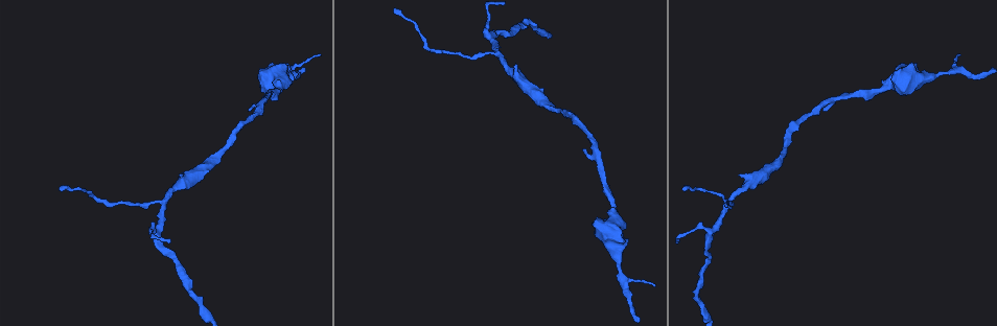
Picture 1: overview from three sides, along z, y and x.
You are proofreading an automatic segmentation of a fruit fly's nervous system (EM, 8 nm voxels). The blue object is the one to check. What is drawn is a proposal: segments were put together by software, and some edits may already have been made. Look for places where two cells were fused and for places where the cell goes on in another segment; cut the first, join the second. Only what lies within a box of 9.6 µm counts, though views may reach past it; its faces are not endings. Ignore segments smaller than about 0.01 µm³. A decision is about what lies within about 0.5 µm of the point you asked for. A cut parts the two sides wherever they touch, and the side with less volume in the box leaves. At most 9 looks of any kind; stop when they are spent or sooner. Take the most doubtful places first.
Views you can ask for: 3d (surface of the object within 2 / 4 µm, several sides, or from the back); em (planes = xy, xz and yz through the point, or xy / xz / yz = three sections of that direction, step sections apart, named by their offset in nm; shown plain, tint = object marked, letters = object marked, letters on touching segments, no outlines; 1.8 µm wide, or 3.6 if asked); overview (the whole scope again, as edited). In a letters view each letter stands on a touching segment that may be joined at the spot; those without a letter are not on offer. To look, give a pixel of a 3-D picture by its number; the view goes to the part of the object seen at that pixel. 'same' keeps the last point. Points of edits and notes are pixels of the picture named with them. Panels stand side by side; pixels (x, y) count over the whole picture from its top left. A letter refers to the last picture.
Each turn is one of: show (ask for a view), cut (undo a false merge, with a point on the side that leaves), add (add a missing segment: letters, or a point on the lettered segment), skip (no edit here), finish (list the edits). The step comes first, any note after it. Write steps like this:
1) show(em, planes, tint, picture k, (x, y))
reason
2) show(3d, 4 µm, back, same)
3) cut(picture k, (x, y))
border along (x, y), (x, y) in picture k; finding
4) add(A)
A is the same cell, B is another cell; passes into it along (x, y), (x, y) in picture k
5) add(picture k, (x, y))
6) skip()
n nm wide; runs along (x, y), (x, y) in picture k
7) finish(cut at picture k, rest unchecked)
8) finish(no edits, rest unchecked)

show(3d, 4 µm, picture 1, (62, 190))
tapers out

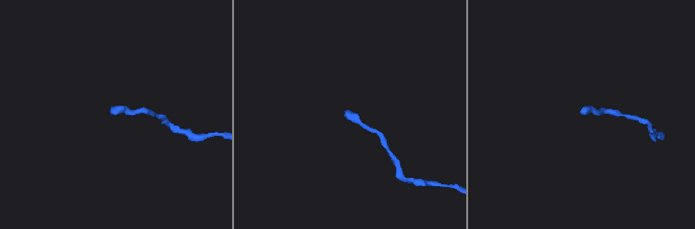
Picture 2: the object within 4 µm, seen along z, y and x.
show(em, xz, step 16, letters, picture 2, (345, 112))
now the EM

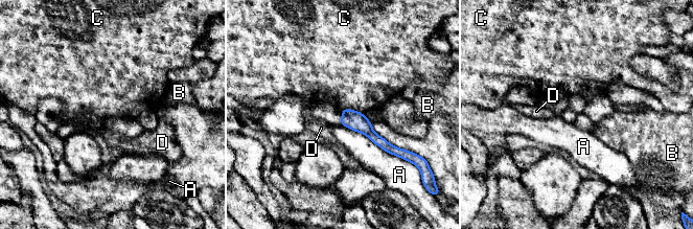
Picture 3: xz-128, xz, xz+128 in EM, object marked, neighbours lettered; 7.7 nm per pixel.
skip()
150 nm wide; A, B, C and D are other cells; border along (342, 110), (352, 109), (363, 113) in picture 3; none of them fits

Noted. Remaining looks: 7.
show(3d, 4 µm, picture 1, (496, 54))
thin neck

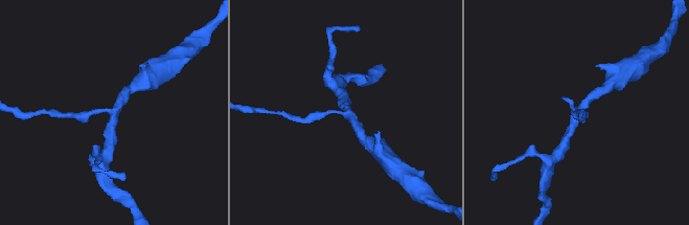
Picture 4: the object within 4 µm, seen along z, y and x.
show(em, planes, plain, picture 4, (348, 114))

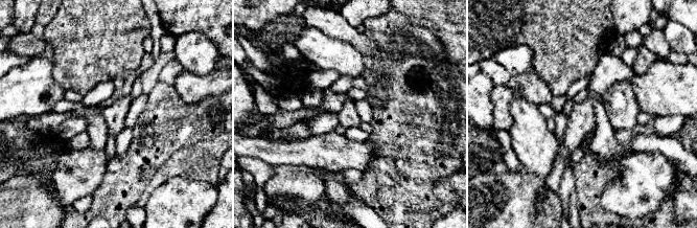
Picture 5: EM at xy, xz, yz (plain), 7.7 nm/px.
show(em, planes, letters, same)

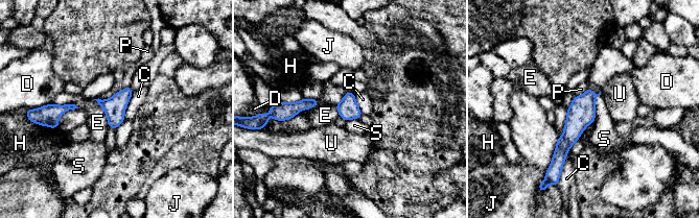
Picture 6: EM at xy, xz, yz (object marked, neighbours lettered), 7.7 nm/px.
skip()
C, D, E, H, J, P, S and U are other cells; border along (571, 147), (566, 153), (559, 176) in picture 6; one cell here

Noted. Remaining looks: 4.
show(em, 3.6 µm, planes, letters, picture 1, (895, 82))
sudden change in width

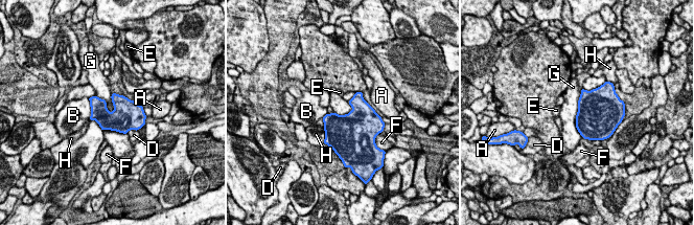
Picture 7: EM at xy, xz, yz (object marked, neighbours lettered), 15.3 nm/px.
skip()
360 nm wide; A, B, D, E, F, G and H are other cells; border along (582, 89), (576, 115), (581, 137) in picture 7; one cell here

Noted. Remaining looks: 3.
show(3d, 4 µm, picture 1, (774, 163))
sudden change in width

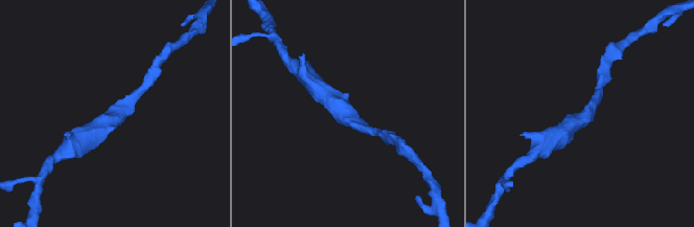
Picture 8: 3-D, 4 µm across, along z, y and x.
show(em, xy, step 8, tint, picture 8, (116, 118))
now the EM

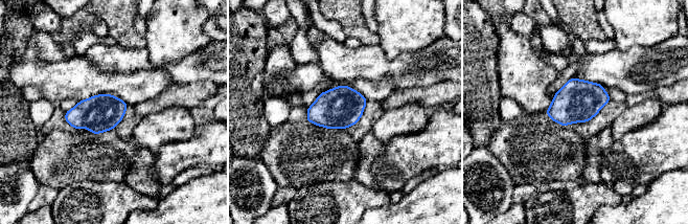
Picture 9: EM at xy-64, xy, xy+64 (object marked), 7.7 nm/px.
show(em, planes, letters, same)

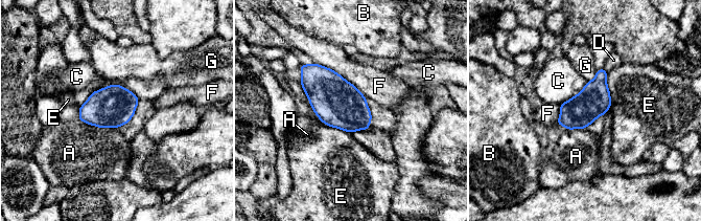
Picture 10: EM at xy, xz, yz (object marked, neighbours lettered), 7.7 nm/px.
skip()
F touches over 460 nm; A, B, C, D, E, F and G are other cells; border along (93, 90), (122, 85), (139, 100) in picture 10; continuous, no second cell

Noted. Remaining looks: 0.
finish(no edits, rest unchecked)

